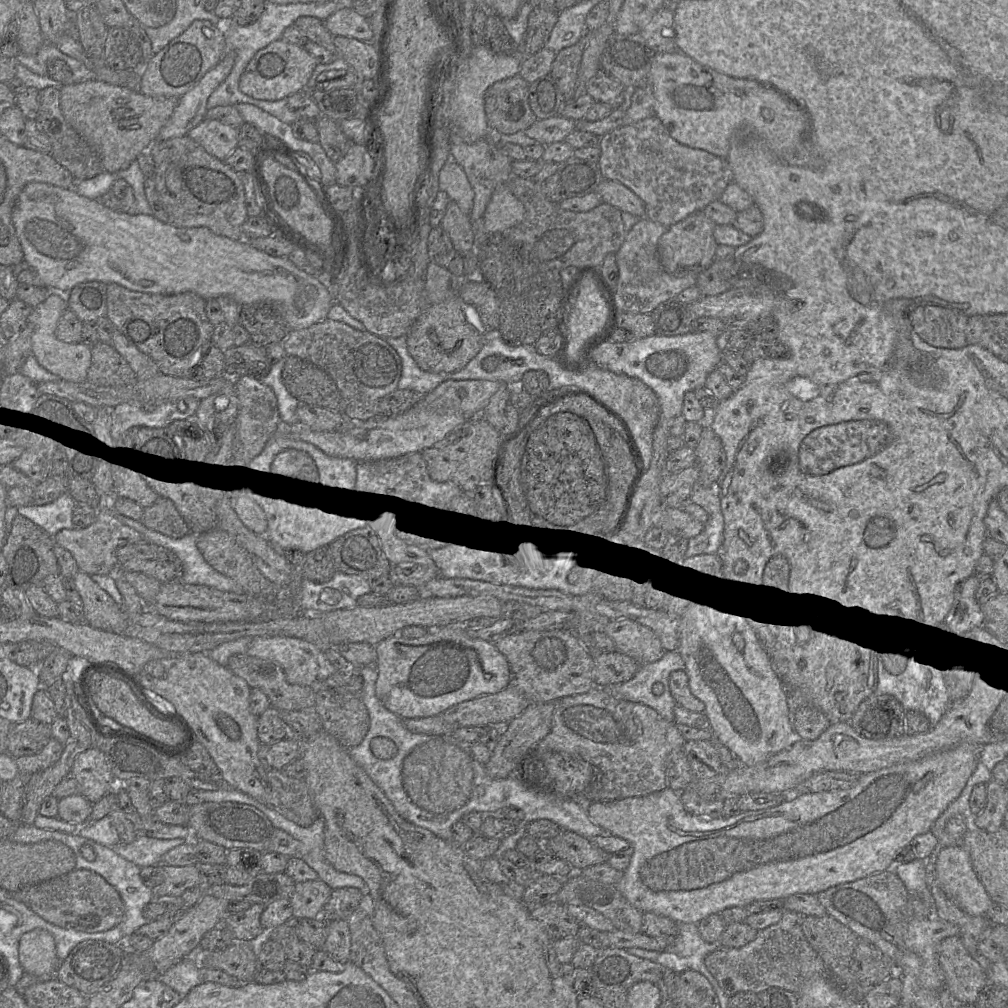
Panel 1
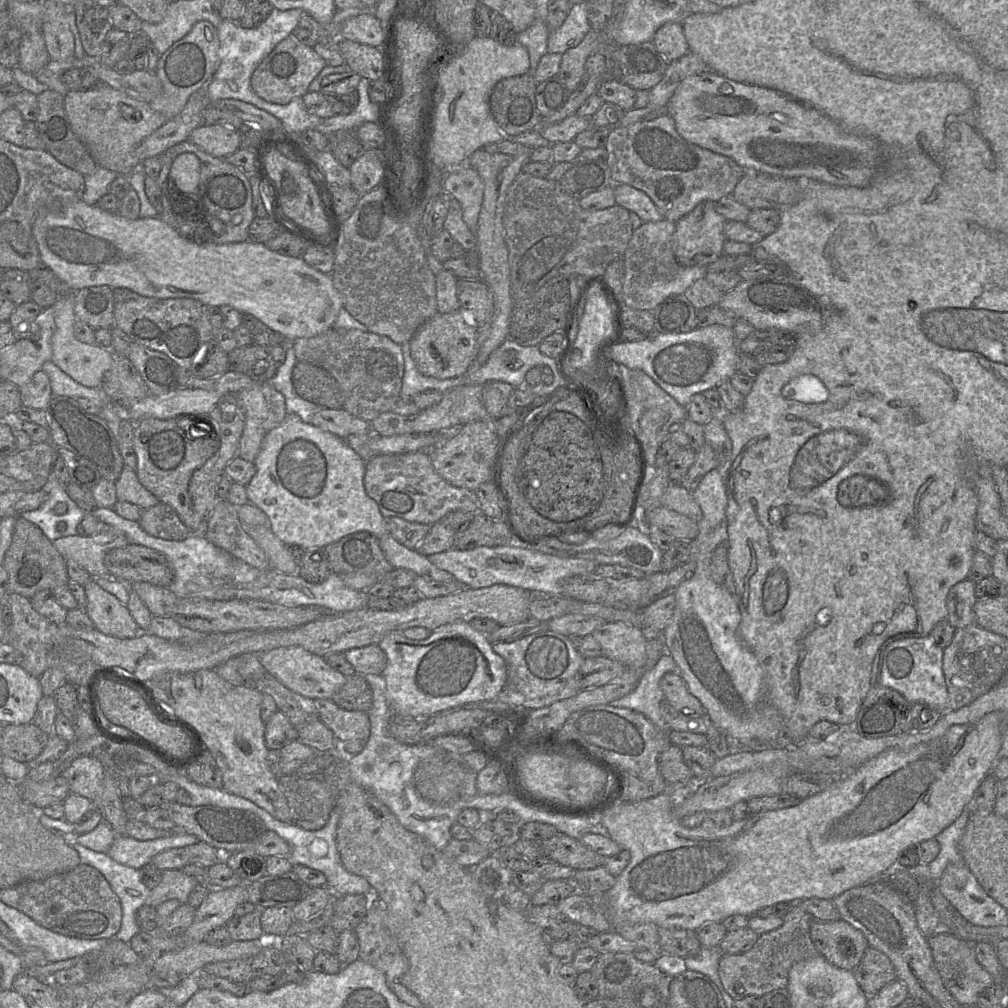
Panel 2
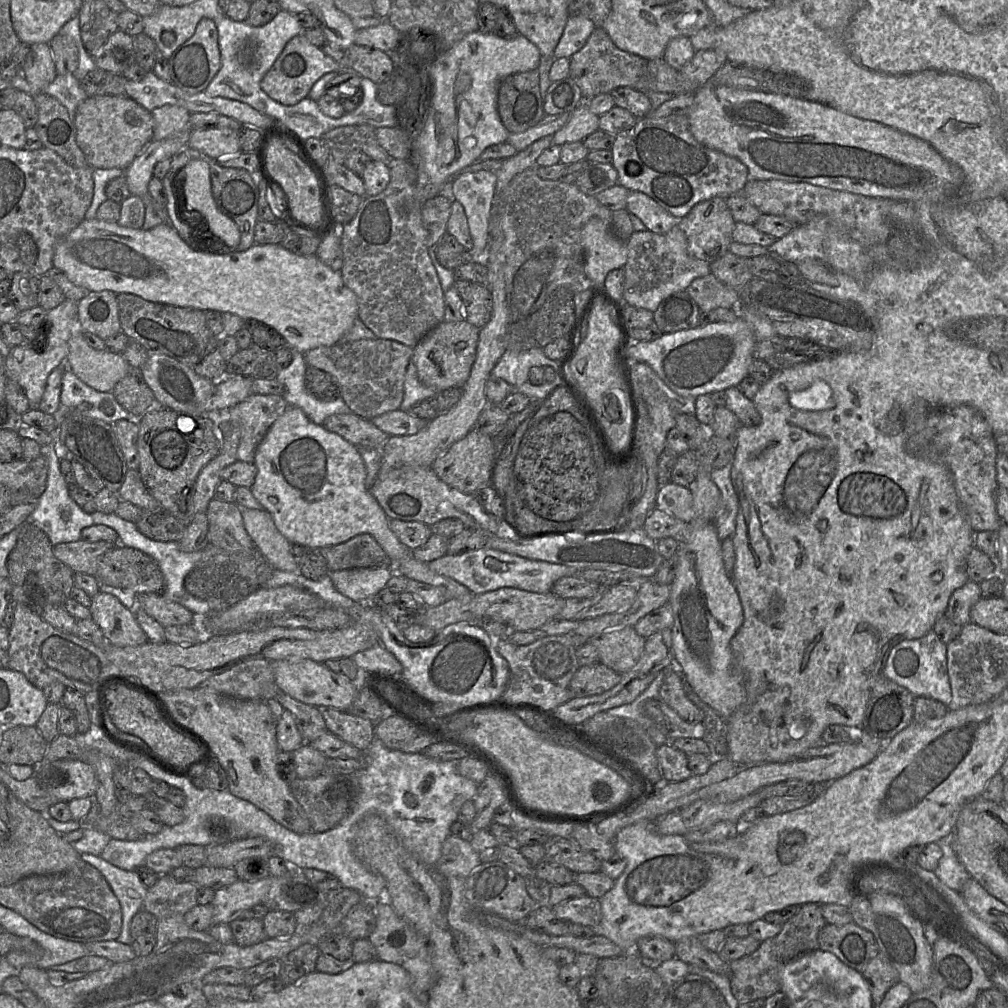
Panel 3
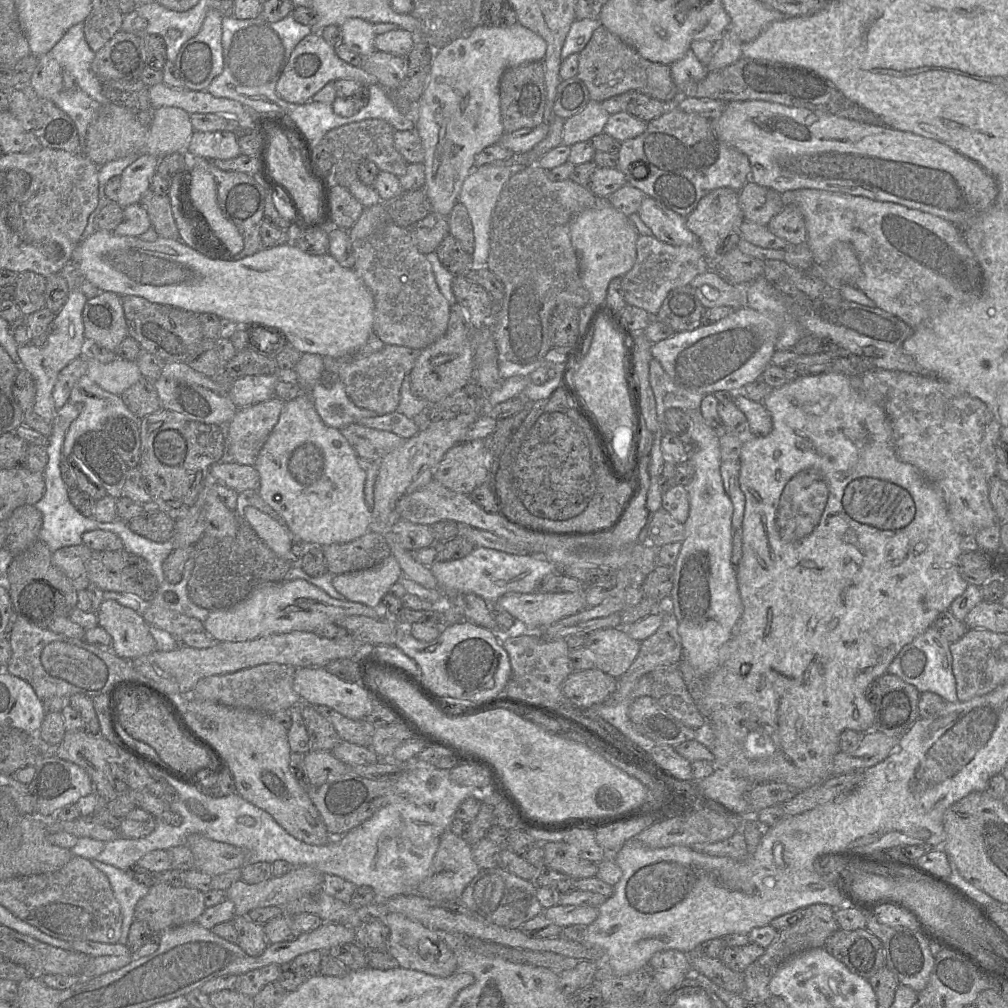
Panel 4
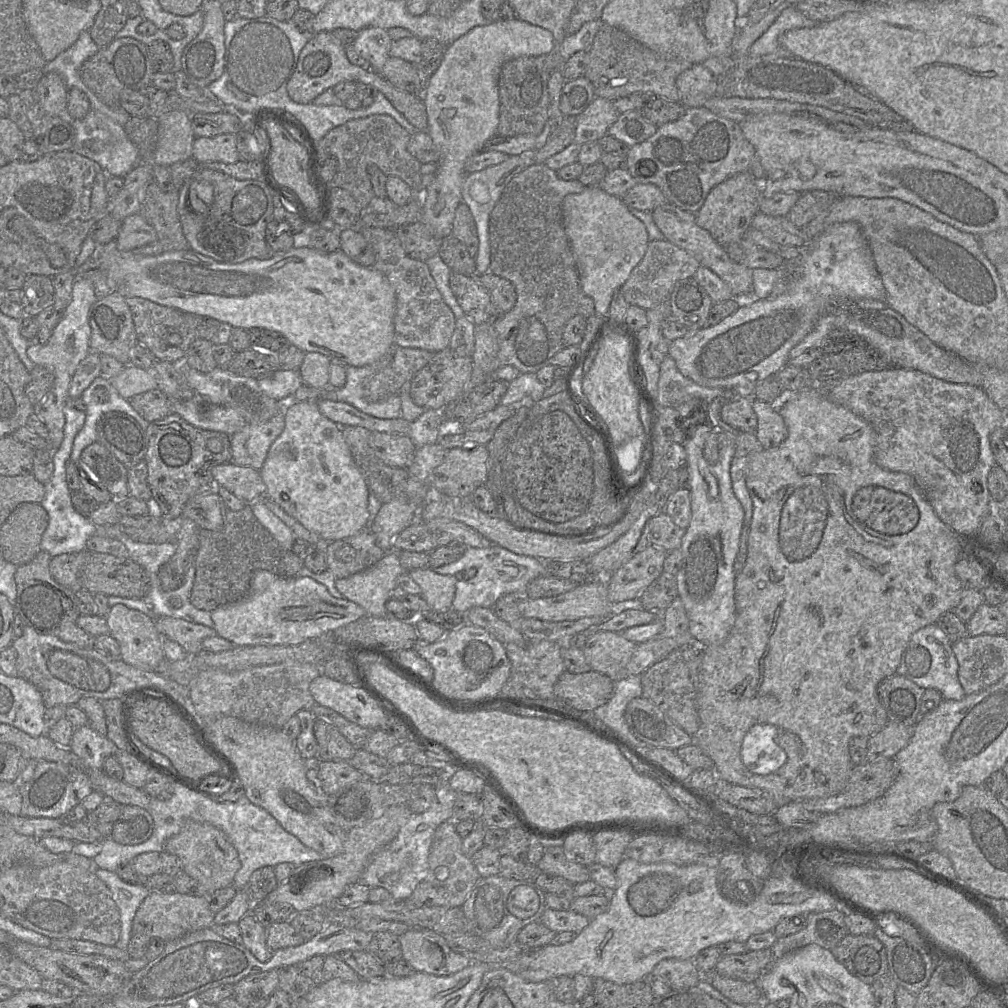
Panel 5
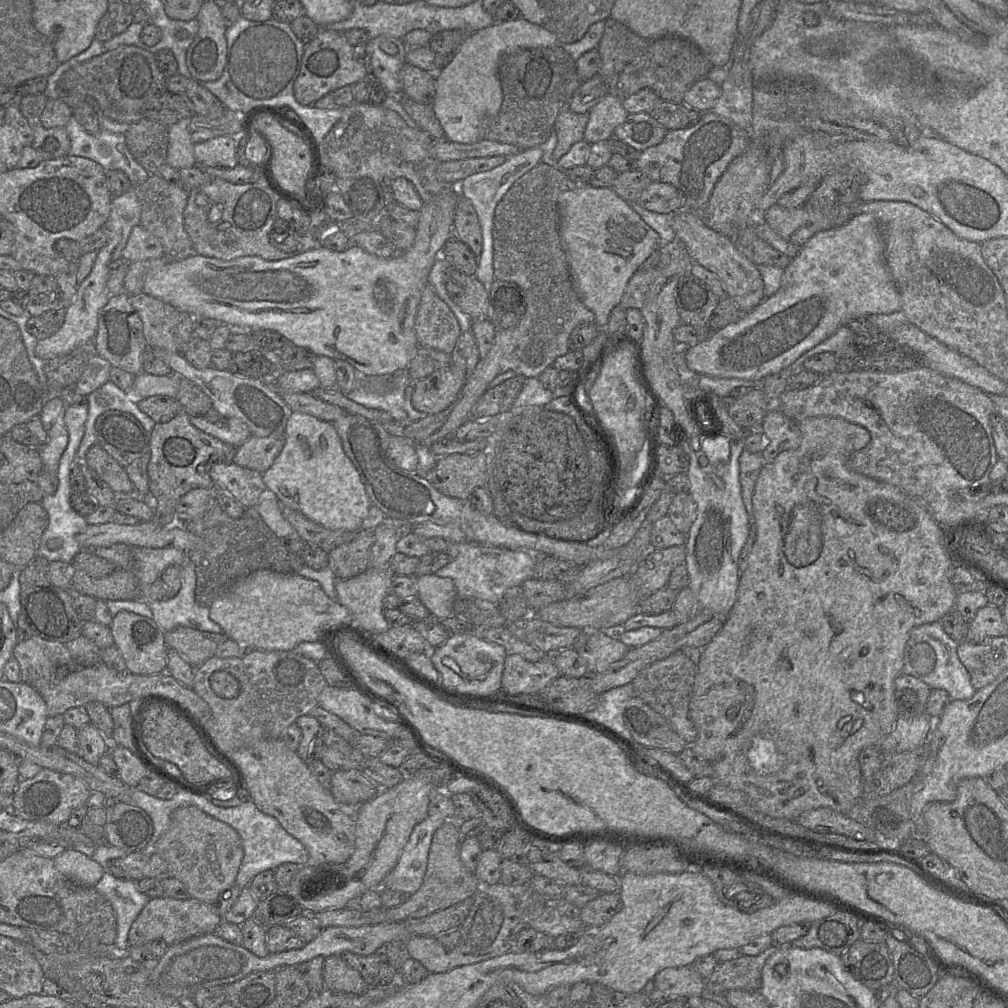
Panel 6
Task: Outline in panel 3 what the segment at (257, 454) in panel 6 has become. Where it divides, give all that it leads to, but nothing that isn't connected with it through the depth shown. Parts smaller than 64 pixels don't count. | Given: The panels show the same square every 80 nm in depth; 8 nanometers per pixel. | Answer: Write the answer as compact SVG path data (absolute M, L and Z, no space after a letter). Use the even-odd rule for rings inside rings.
M253 393L244 401L229 408L232 418L241 429L237 460L254 463L259 444L287 406L283 396Z

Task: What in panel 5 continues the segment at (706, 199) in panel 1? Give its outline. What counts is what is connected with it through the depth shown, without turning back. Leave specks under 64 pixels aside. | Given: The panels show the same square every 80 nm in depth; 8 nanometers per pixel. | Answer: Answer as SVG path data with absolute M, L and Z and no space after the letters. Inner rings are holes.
M700 107L687 108L681 118L659 126L649 139L631 146L626 160L627 171L638 184L653 184L662 191L667 203L683 211L696 213L715 186L738 173L749 171L754 156L755 148L744 136L740 123L720 117ZM635 162L640 162L642 175L634 170Z

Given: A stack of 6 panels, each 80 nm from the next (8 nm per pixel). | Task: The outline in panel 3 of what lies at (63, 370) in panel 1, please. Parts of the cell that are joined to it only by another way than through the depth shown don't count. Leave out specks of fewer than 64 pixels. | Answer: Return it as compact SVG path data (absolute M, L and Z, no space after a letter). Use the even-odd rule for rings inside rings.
M76 316L71 321L69 353L64 366L91 388L112 392L131 366L120 354L90 347L82 333L83 329Z

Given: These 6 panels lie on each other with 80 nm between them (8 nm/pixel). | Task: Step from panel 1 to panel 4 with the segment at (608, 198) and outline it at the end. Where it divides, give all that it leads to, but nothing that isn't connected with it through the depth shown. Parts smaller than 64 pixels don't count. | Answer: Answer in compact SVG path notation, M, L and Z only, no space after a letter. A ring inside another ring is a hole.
M651 197L643 199L638 210L641 220L651 229L653 236L673 246L699 248L697 236L686 226L686 218L666 208Z

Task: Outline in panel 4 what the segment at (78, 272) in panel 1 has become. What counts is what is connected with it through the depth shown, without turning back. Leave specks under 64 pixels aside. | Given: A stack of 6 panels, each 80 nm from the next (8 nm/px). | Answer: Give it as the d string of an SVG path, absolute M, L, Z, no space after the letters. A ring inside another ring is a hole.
M98 230L77 245L72 254L71 262L78 267L84 277L91 284L101 291L113 292L120 297L128 295L140 296L153 303L170 305L196 314L212 313L217 315L220 319L228 319L241 326L252 323L260 323L273 327L283 333L288 344L294 347L301 354L311 353L318 354L322 357L332 358L347 357L360 351L366 344L370 334L373 332L375 307L374 298L371 291L365 285L363 280L356 274L356 272L352 268L345 268L341 266L330 254L310 255L290 244L263 248L257 253L239 260L224 260L206 257L183 243L181 240L158 237L155 241L144 241L141 240L140 237L119 236L114 232Z

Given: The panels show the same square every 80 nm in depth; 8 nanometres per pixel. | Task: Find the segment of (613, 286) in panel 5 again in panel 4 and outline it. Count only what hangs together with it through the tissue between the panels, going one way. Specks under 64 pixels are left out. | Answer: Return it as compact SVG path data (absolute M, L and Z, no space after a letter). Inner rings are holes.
M597 197L595 208L581 212L572 221L571 242L579 259L581 281L590 294L594 311L599 312L606 308L605 300L610 281L623 277L634 266L639 236L629 217L615 209L607 198Z

